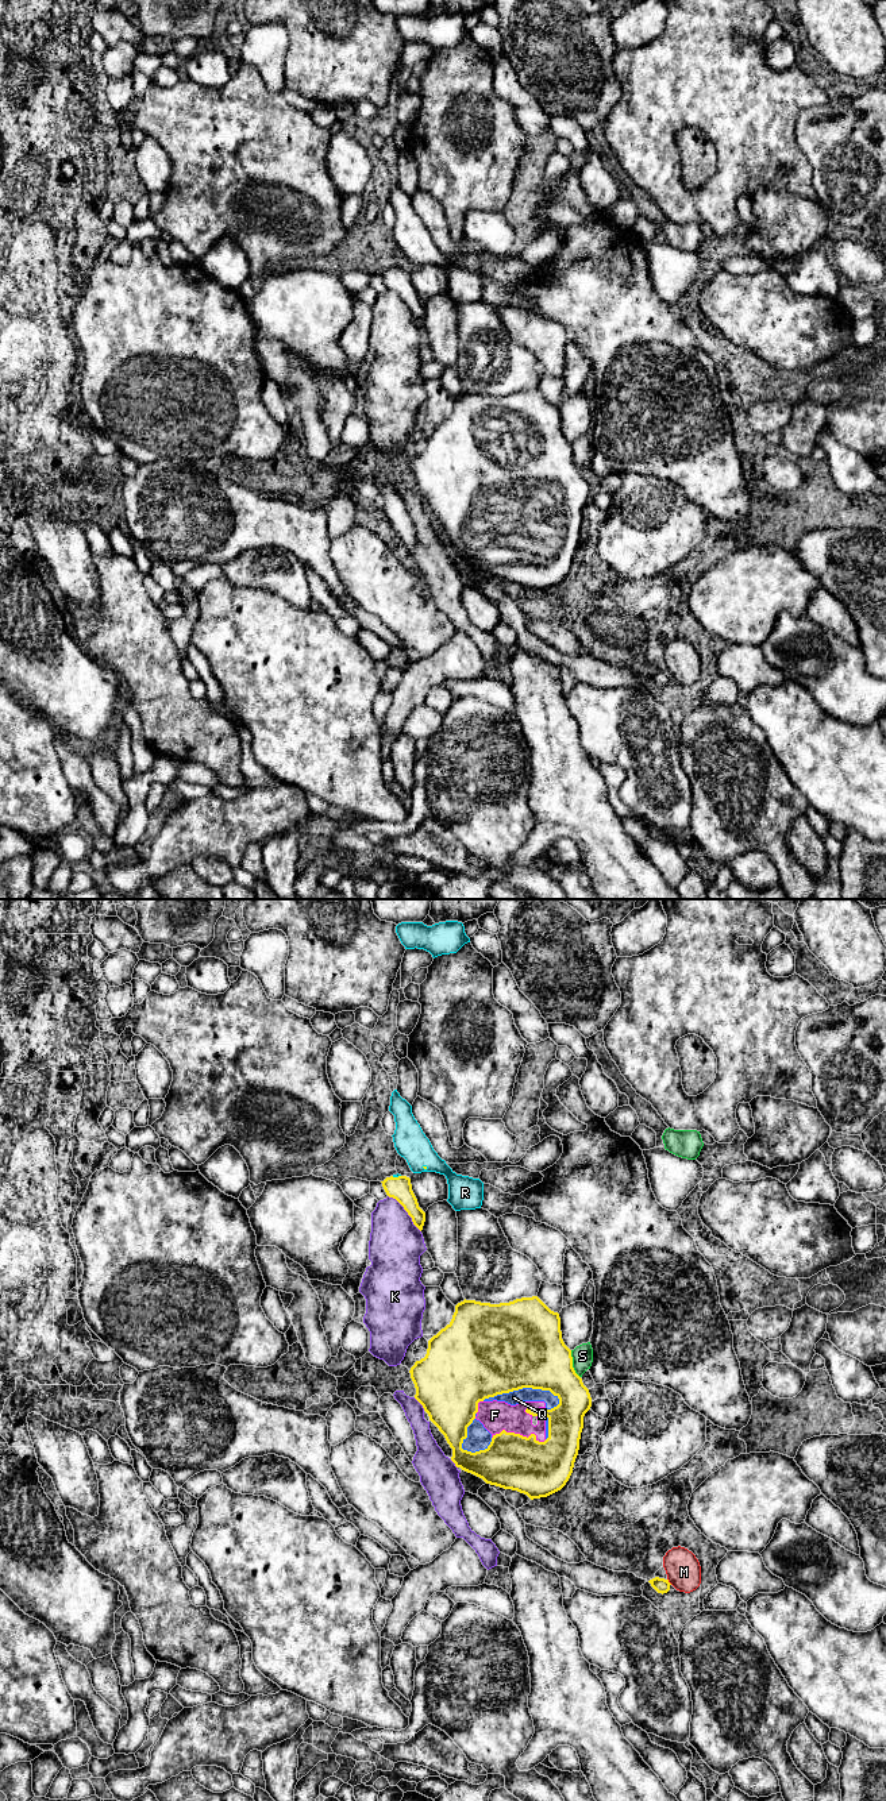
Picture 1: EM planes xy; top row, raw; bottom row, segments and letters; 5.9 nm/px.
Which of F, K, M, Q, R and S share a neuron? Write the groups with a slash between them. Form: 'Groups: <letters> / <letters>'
Groups: F Q R / K / M / S

